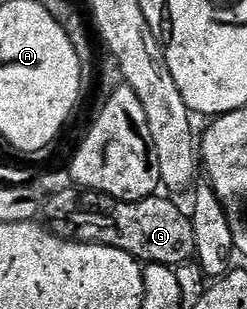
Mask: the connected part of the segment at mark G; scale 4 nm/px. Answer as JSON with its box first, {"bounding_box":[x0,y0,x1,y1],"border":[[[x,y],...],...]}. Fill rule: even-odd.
{"bounding_box":[80,194,196,268],"border":[[[152,194],[143,200],[118,202],[111,223],[93,223],[82,231],[80,238],[87,243],[111,246],[144,264],[165,265],[171,268],[190,262],[196,253],[196,240],[190,216],[172,198]]]}

